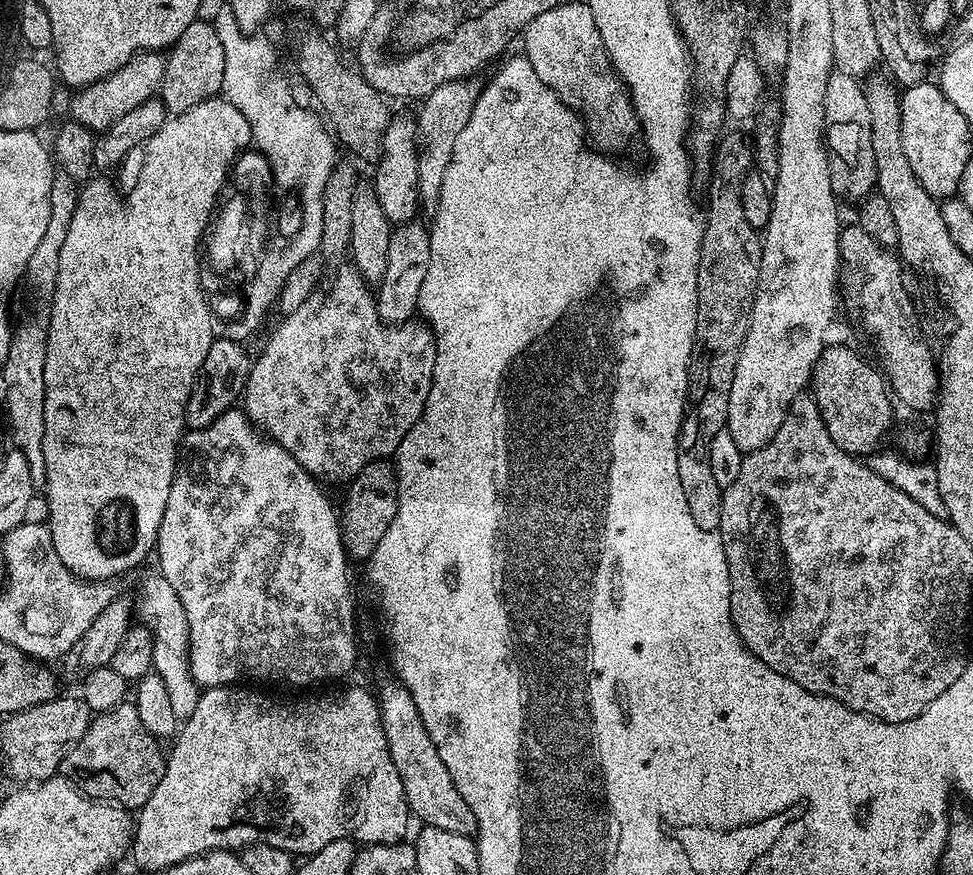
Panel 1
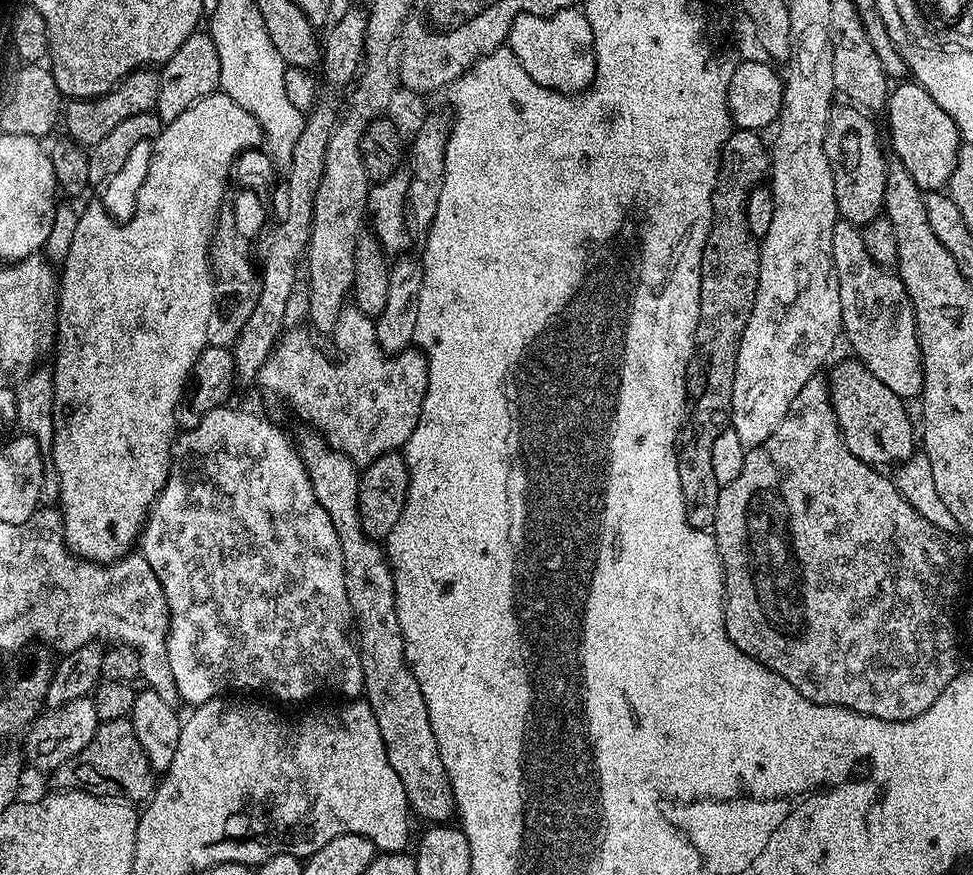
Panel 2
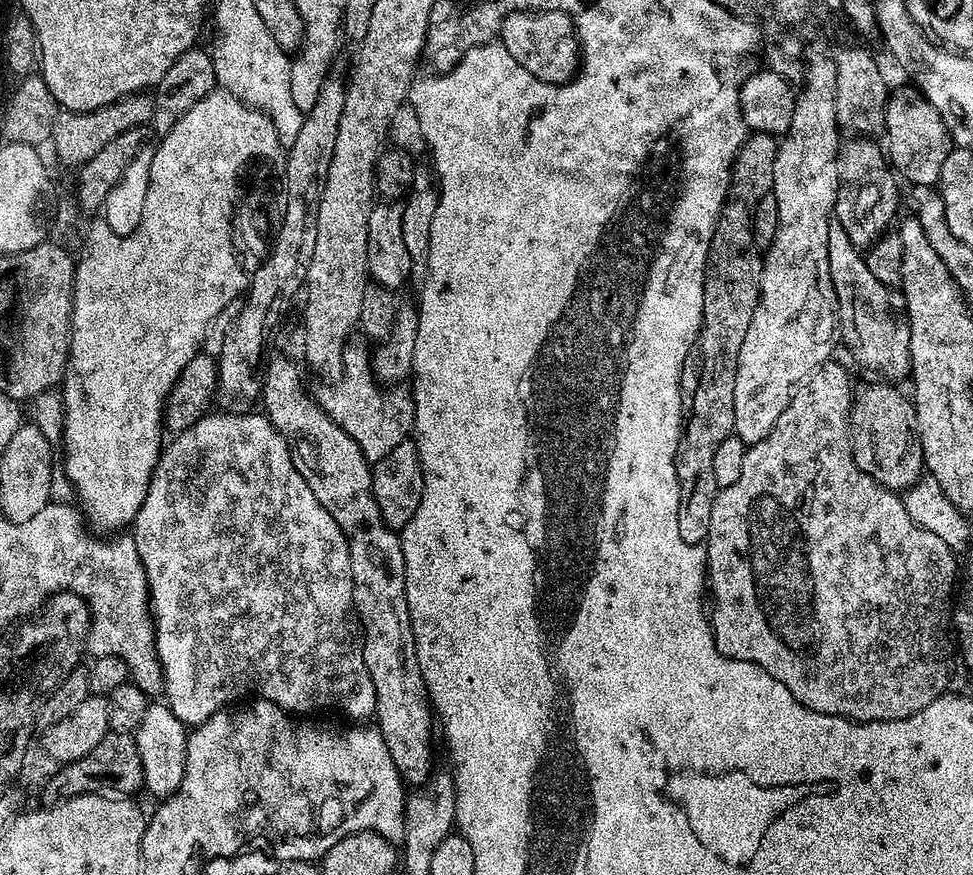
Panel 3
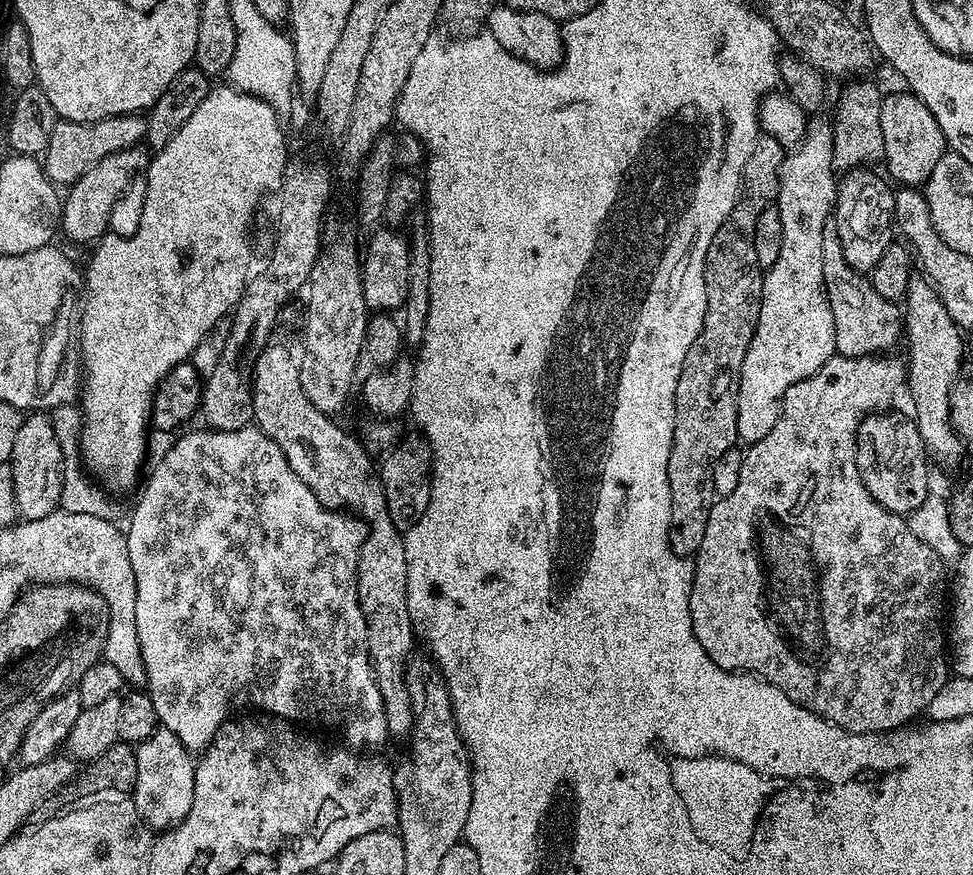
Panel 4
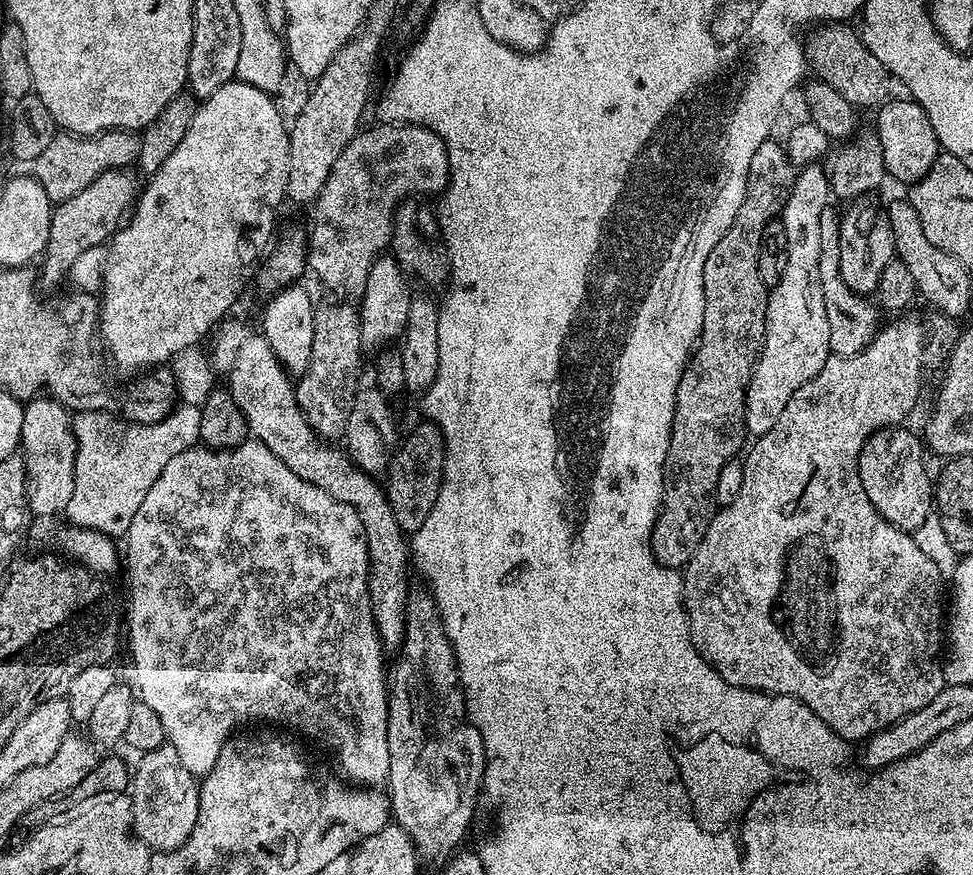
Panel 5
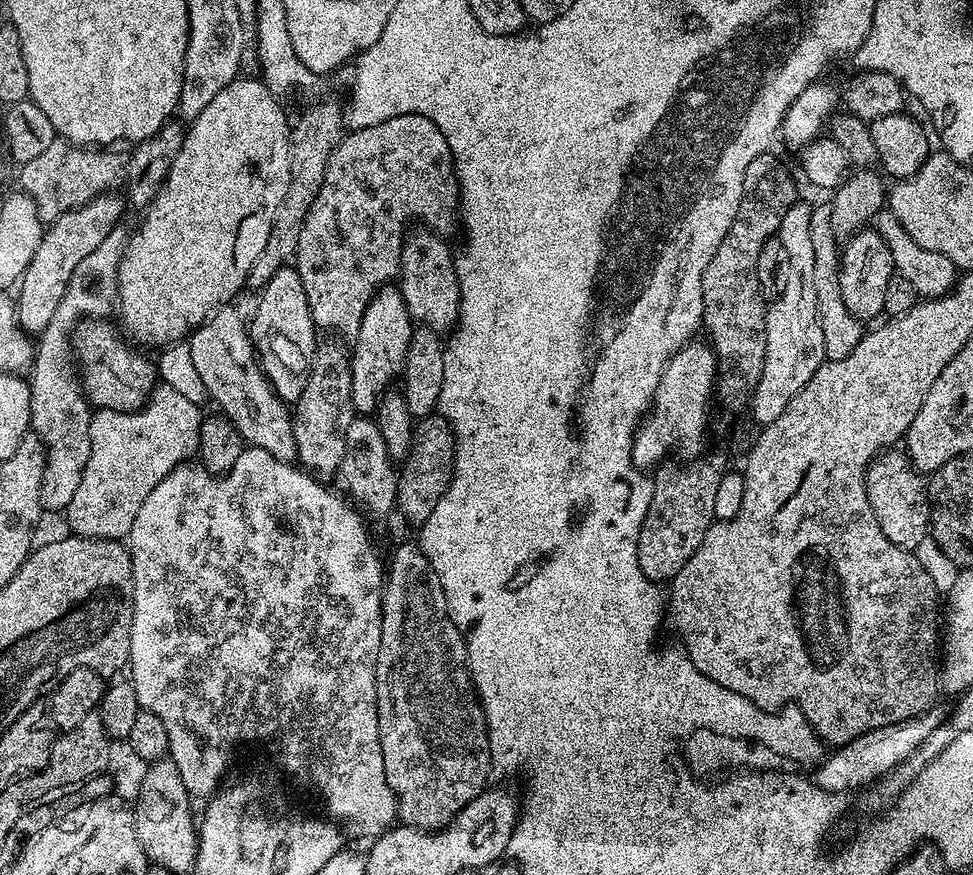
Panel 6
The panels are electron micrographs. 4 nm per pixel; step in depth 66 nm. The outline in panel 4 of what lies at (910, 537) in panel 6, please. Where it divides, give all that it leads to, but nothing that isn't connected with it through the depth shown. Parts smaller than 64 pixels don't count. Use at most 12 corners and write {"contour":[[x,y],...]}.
{"contour":[[869,414],[856,431],[858,474],[907,517],[930,495],[915,419]]}

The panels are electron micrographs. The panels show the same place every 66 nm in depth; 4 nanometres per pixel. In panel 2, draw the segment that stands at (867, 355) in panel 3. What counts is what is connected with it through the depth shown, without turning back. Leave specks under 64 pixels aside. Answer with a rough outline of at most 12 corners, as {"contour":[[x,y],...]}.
{"contour":[[837,219],[842,336],[900,399],[924,390],[916,312]]}

